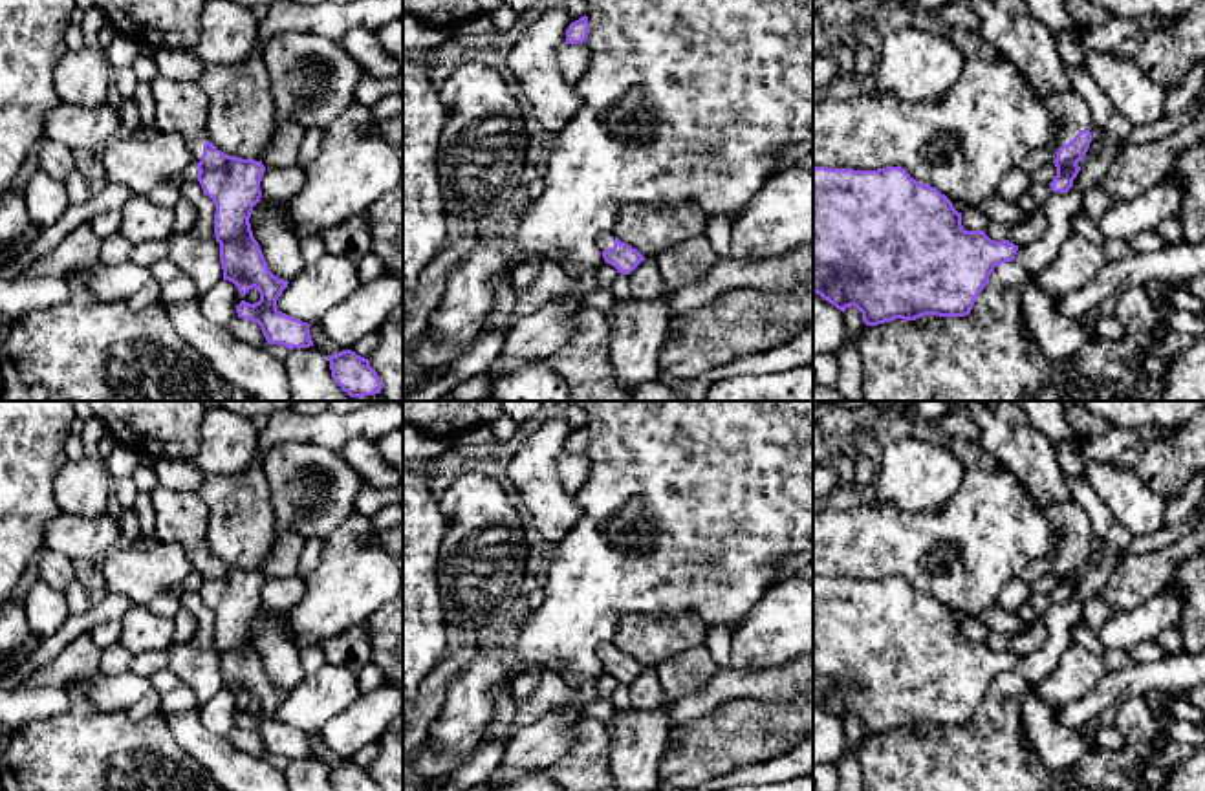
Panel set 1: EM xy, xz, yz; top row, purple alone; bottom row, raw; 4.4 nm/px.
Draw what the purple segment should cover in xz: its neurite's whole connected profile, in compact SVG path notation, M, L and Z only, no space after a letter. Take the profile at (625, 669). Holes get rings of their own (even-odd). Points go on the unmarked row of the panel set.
M617 646L613 650L613 657L602 661L602 668L621 685L630 685L645 670L645 666L637 659L621 652Z

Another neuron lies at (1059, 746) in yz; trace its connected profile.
M1031 685L1022 701L1020 725L1042 764L1049 769L1069 769L1090 749L1080 729L1062 725L1057 705L1042 701Z

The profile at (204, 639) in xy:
M198 588L194 591L185 591L179 597L181 608L189 610L196 617L196 634L190 639L190 646L201 652L216 650L214 645L214 623L216 617L212 610L203 602Z

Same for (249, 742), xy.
M234 729L233 732L227 734L227 740L236 745L236 749L256 756L256 758L266 758L267 751L256 732L244 731L244 729Z

